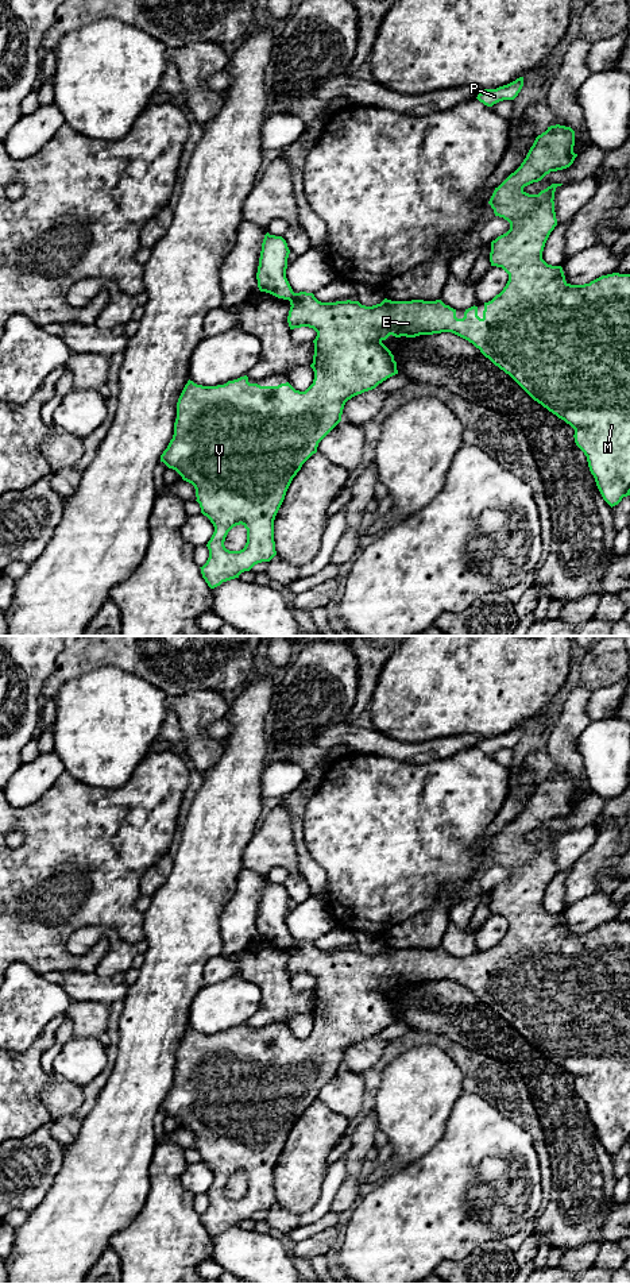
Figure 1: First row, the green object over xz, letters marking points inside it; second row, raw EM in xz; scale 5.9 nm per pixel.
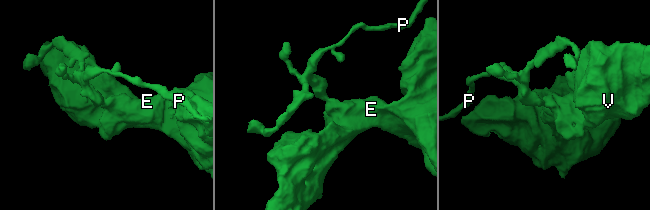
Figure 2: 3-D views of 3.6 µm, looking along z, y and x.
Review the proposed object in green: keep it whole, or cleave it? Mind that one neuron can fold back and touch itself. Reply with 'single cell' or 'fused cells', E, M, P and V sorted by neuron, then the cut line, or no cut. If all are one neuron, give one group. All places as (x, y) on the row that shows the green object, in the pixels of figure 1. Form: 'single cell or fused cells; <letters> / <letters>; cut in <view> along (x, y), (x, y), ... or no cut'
fused cells; E M V / P; cut in xz along (294, 293), (289, 300)

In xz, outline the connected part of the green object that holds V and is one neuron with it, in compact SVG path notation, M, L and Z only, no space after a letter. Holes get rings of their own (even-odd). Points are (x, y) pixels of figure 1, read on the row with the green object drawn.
M550 126L538 135L521 166L495 188L488 204L495 216L510 223L510 230L491 242L491 266L502 267L509 274L503 290L484 302L483 317L478 306L465 309L464 317L456 317L456 309L441 300L391 301L366 306L359 301L321 302L313 293L299 292L291 296L287 323L290 329L309 327L317 332L314 343L313 383L305 390L295 390L289 382L278 386L250 383L248 377L228 381L224 385L202 386L188 381L178 402L174 435L161 455L169 469L196 489L201 513L214 527L208 541L209 558L200 567L210 589L239 578L255 564L270 562L275 555L274 520L286 491L302 464L317 452L318 443L341 421L344 405L352 397L375 389L387 378L398 374L391 351L382 343L390 335L416 338L452 332L469 343L495 366L509 374L534 401L564 420L575 429L575 443L587 456L603 500L612 508L630 496L630 274L612 273L590 284L571 285L565 281L561 266L548 265L542 251L550 232L557 225L554 192L563 184L552 184L538 194L529 194L525 186L541 181L550 171L569 167L577 154L573 153L575 131L565 126ZM243 525L247 543L240 551L229 551L224 541L228 532Z

